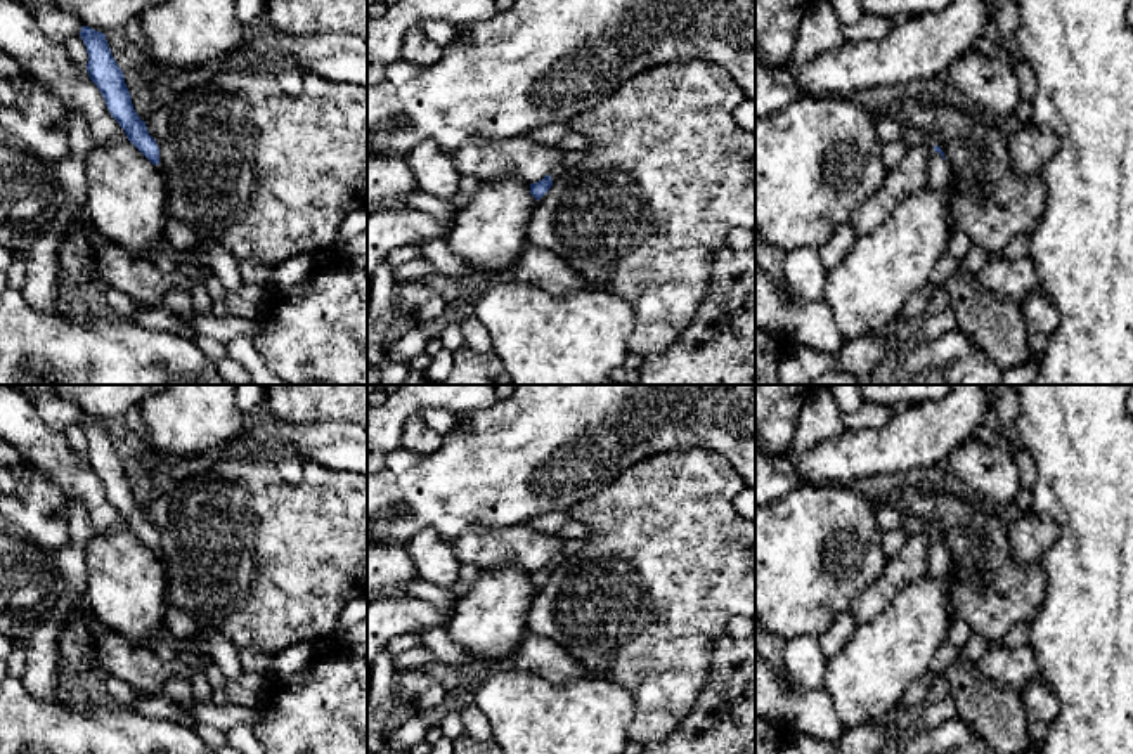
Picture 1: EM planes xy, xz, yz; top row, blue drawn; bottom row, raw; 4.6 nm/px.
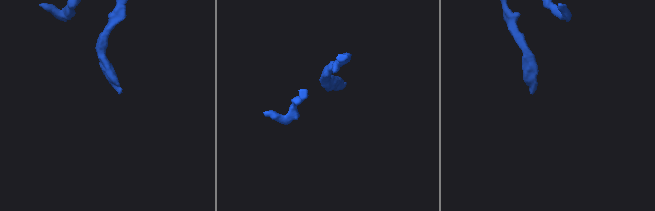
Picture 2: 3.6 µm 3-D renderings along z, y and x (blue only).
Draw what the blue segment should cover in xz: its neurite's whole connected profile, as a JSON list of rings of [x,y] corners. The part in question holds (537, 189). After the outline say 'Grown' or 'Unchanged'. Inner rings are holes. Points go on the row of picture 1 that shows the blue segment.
[[[560,163],[556,165],[549,175],[546,175],[542,180],[530,184],[530,194],[539,201],[553,185],[553,182],[561,177],[566,172],[566,168]]]. Grown

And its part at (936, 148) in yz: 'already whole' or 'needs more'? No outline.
needs more

